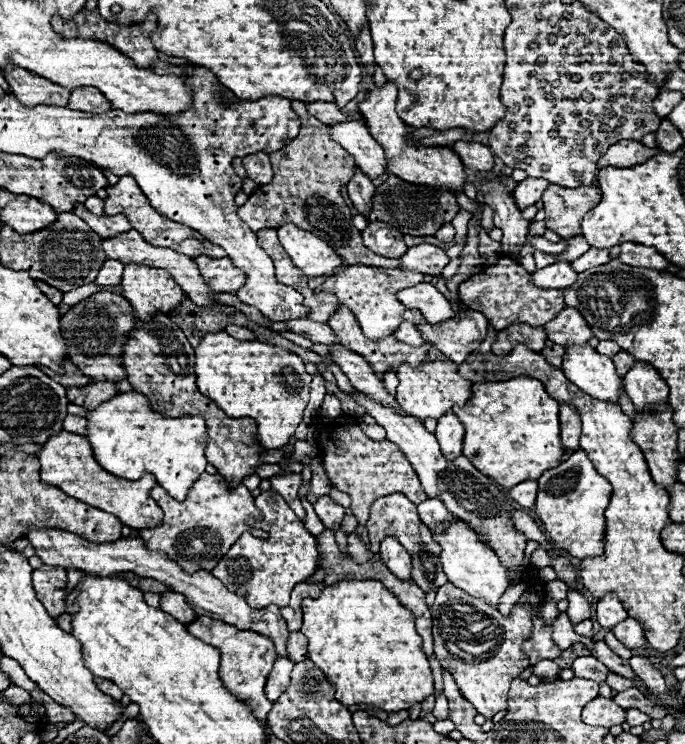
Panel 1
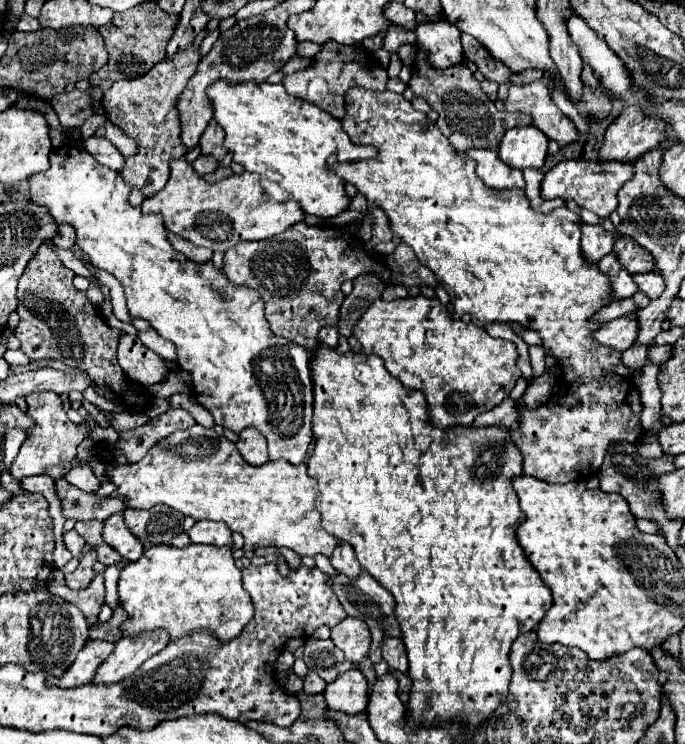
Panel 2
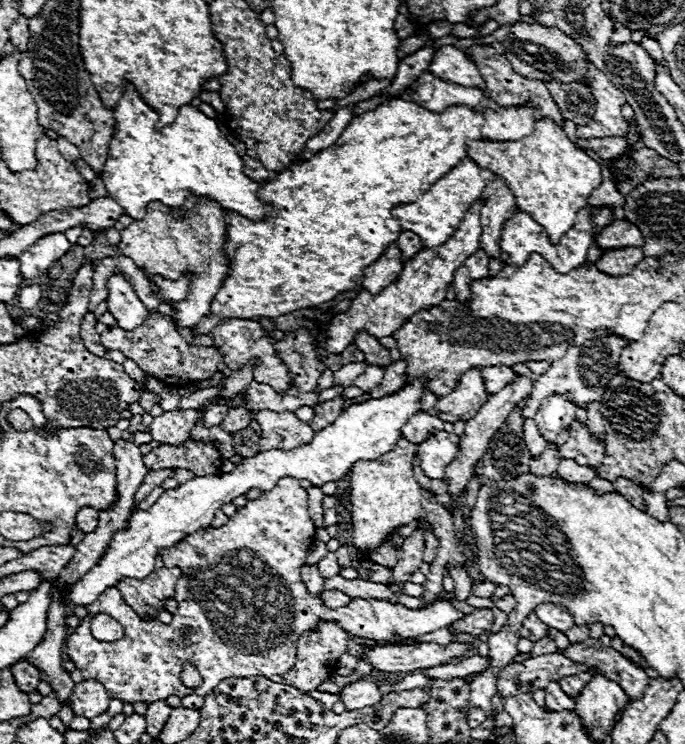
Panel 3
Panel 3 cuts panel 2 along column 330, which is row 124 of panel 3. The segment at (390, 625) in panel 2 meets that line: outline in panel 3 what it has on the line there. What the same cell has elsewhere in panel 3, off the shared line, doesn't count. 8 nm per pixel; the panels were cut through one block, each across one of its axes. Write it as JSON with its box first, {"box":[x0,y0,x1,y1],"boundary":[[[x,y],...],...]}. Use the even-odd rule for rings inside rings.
{"box":[546,82,596,126],"boundary":[[[546,82],[546,88],[550,90],[552,100],[556,102],[566,120],[572,120],[578,126],[584,126],[592,120],[596,110],[596,100],[588,86],[580,82],[570,82],[570,84]]]}

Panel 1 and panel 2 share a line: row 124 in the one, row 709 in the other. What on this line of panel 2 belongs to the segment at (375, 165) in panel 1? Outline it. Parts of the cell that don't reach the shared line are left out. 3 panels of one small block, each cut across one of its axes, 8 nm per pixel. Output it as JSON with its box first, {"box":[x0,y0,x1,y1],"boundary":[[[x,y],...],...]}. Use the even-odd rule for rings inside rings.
{"box":[324,670,368,716],"boundary":[[[360,670],[344,672],[344,676],[326,686],[324,698],[330,710],[350,716],[364,712],[368,706],[368,684],[364,674]]]}

